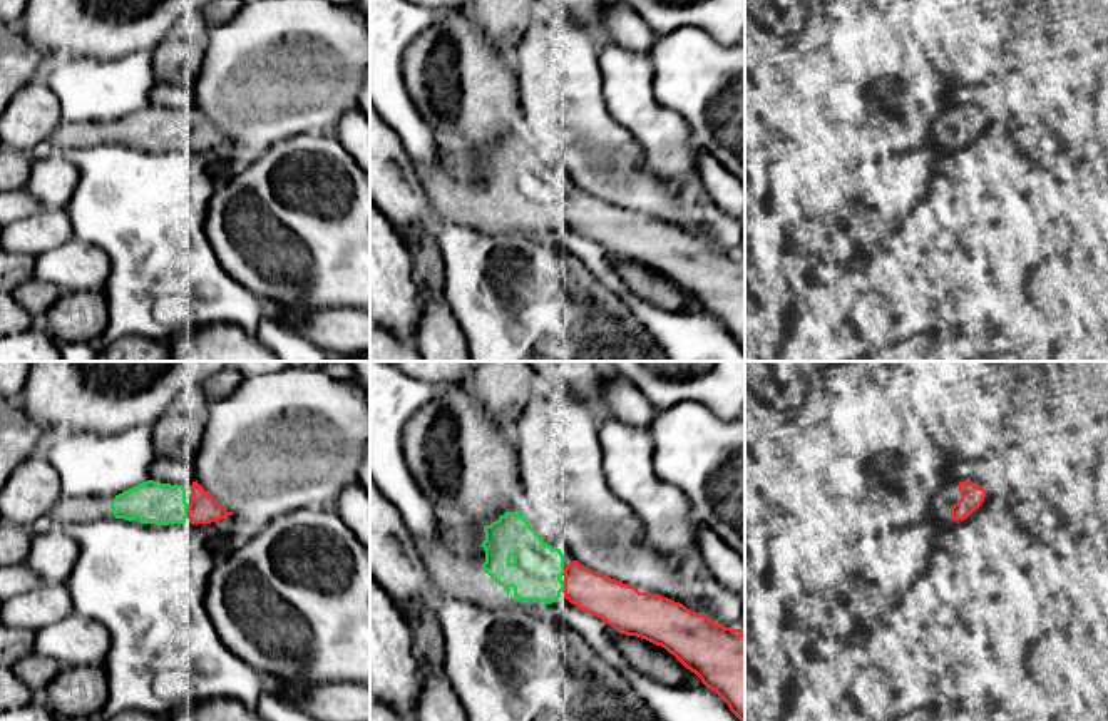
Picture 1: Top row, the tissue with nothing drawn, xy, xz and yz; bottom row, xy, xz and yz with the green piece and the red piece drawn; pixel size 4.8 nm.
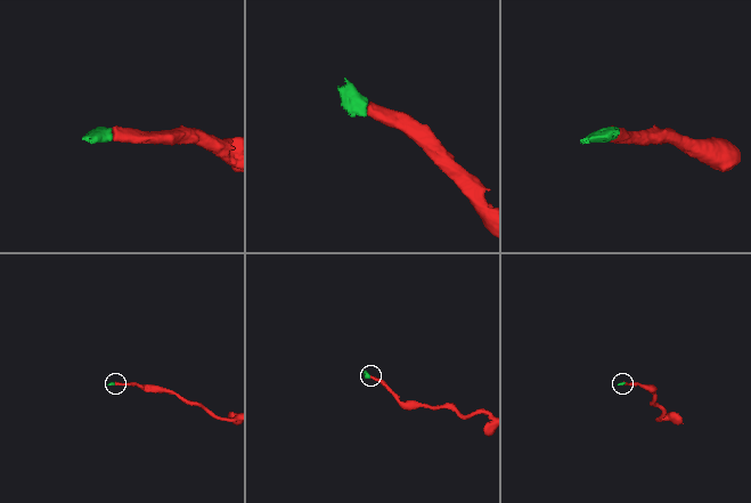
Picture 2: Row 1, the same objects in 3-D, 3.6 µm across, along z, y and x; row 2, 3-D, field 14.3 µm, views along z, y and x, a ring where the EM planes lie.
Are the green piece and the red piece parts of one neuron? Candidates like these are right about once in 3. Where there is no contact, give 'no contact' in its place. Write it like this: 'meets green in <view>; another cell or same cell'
meets green in xy; same cell

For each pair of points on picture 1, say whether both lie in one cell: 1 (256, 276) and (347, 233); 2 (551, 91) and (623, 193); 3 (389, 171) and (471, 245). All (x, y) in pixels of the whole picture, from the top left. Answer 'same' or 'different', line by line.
1: same
2: same
3: different

